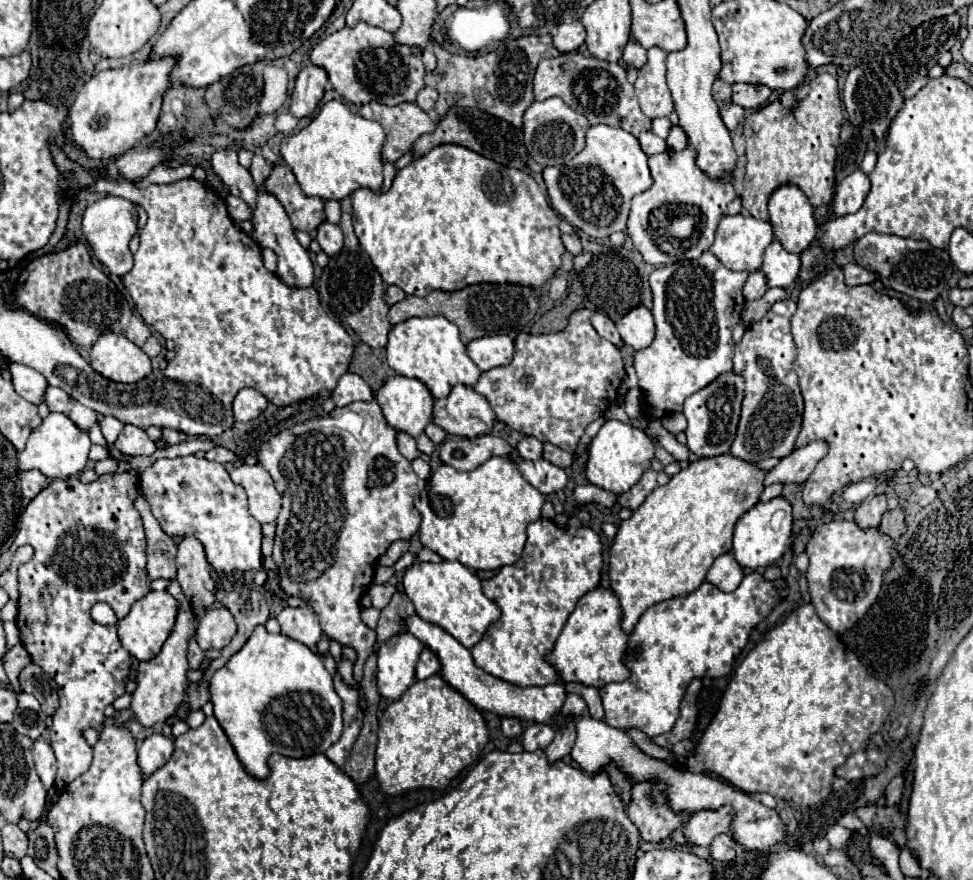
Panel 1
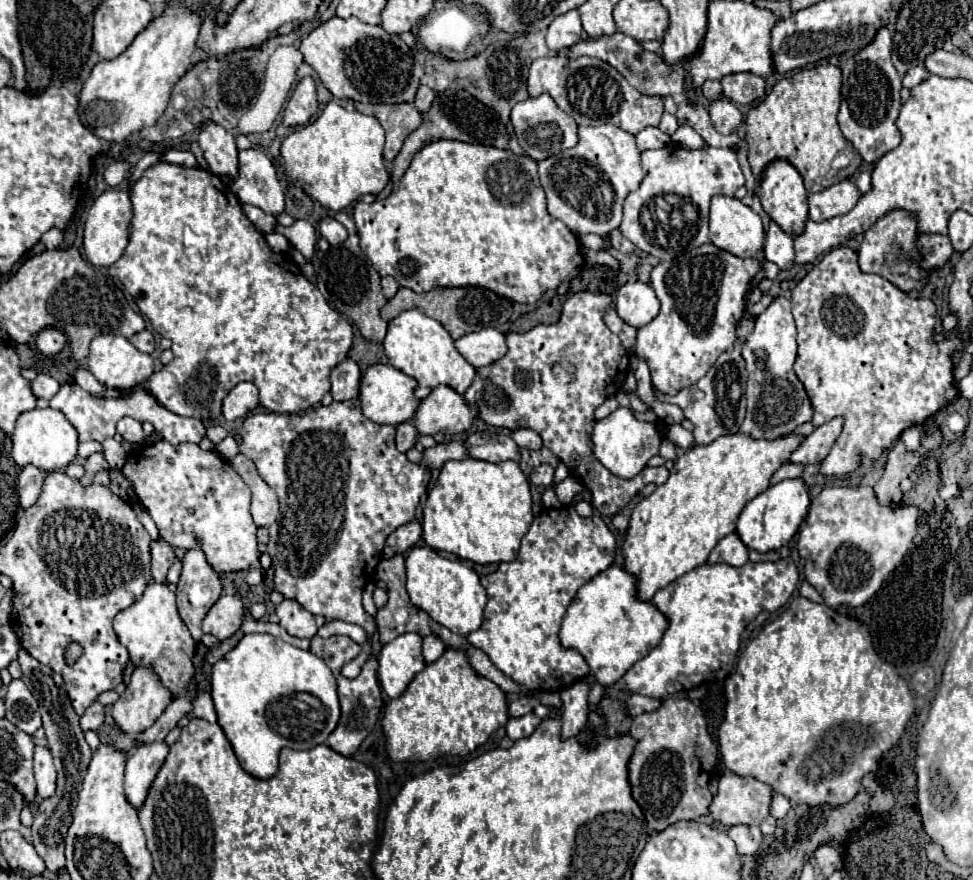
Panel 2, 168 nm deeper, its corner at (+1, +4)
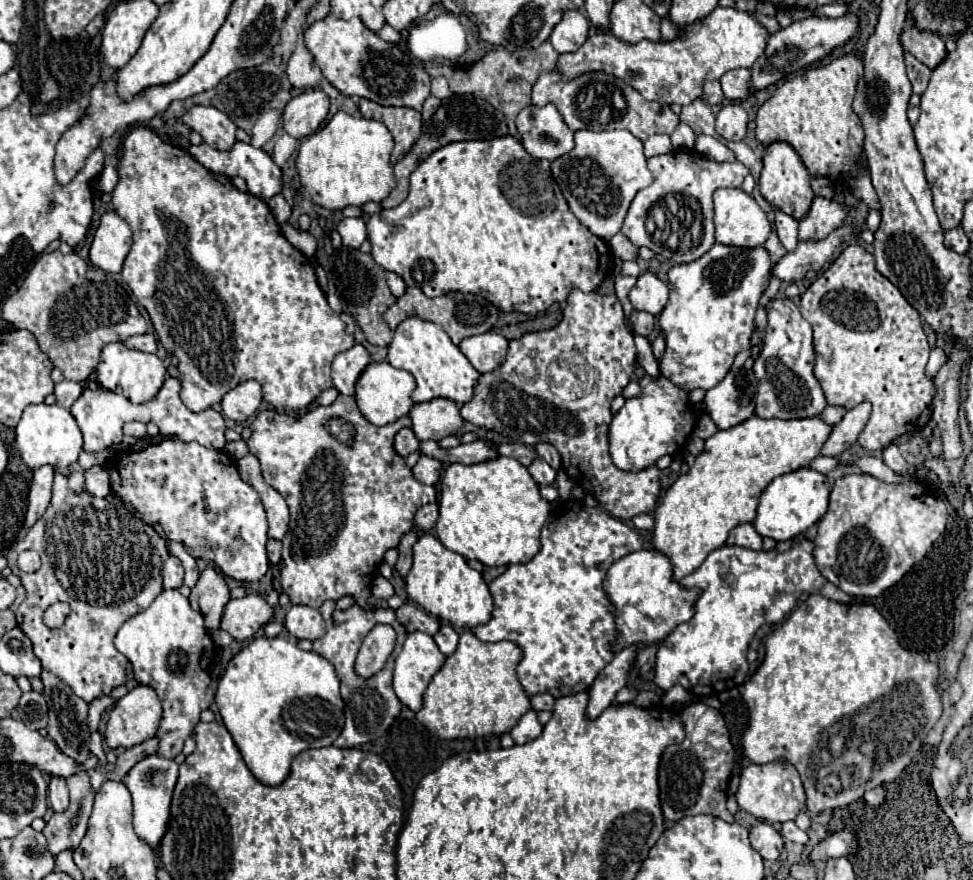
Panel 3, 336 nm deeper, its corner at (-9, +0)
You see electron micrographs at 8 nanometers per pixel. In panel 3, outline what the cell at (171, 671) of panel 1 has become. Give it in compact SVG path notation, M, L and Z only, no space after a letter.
M136 685L122 699L118 699L114 709L110 711L110 717L108 717L108 723L106 723L106 733L104 733L104 743L110 749L134 747L134 745L138 745L138 743L156 735L160 719L162 719L162 705L160 705L154 689L150 689L146 685Z

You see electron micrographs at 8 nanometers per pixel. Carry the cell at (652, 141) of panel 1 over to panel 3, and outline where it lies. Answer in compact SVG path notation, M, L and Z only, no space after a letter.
M652 135L644 141L644 155L646 157L670 153L670 151L672 151L672 143L670 143L668 135Z

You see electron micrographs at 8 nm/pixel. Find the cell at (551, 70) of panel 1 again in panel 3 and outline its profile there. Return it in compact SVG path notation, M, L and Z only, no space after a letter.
M558 71L542 73L532 87L532 105L542 107L546 103L556 105L572 131L628 129L634 137L646 141L646 137L654 133L670 135L678 125L678 115L672 113L670 105L646 101L634 87L608 73L584 73L572 81L562 81L562 75Z

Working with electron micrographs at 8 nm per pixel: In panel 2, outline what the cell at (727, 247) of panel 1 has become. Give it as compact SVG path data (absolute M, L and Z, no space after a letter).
M716 195L710 205L710 243L736 257L756 257L764 245L764 225L760 215L756 215L748 205L744 205L736 197Z

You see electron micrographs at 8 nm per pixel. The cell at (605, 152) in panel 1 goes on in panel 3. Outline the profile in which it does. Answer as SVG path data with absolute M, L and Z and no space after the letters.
M576 131L574 149L552 163L552 175L572 213L604 241L620 231L634 195L654 181L646 167L642 141L630 131Z

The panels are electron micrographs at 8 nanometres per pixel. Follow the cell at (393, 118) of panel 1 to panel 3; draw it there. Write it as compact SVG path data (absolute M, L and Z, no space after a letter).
M360 99L358 103L360 113L366 119L376 119L388 127L388 131L394 137L394 151L392 151L392 163L400 161L416 143L422 123L420 123L420 113L408 107L382 107L374 101Z

